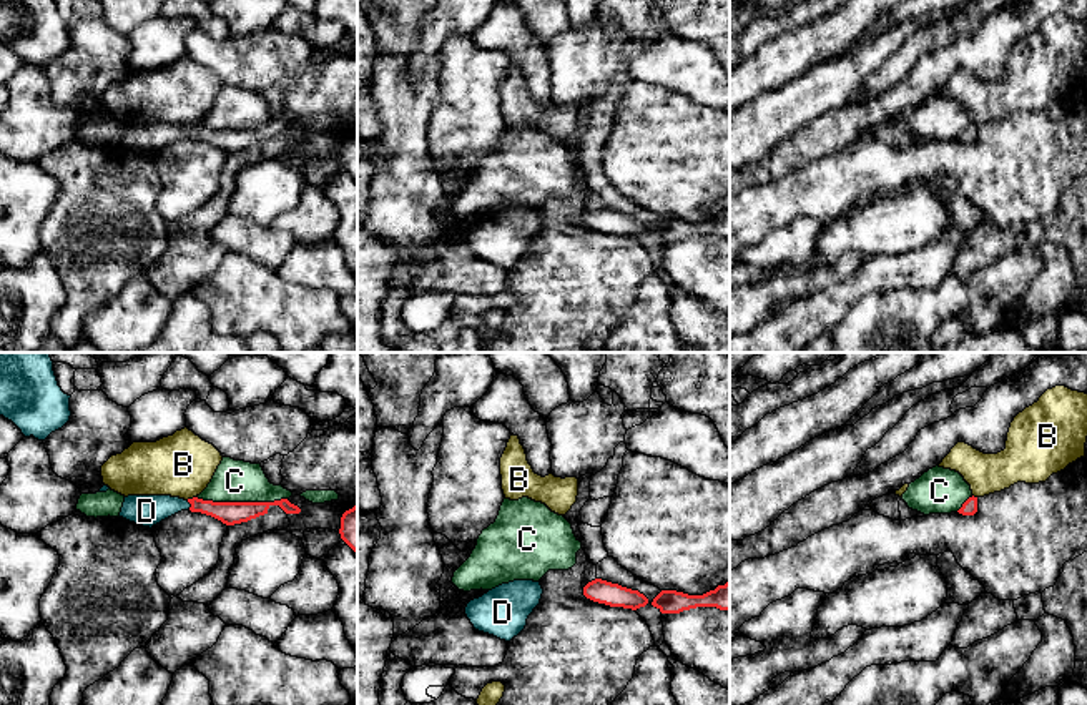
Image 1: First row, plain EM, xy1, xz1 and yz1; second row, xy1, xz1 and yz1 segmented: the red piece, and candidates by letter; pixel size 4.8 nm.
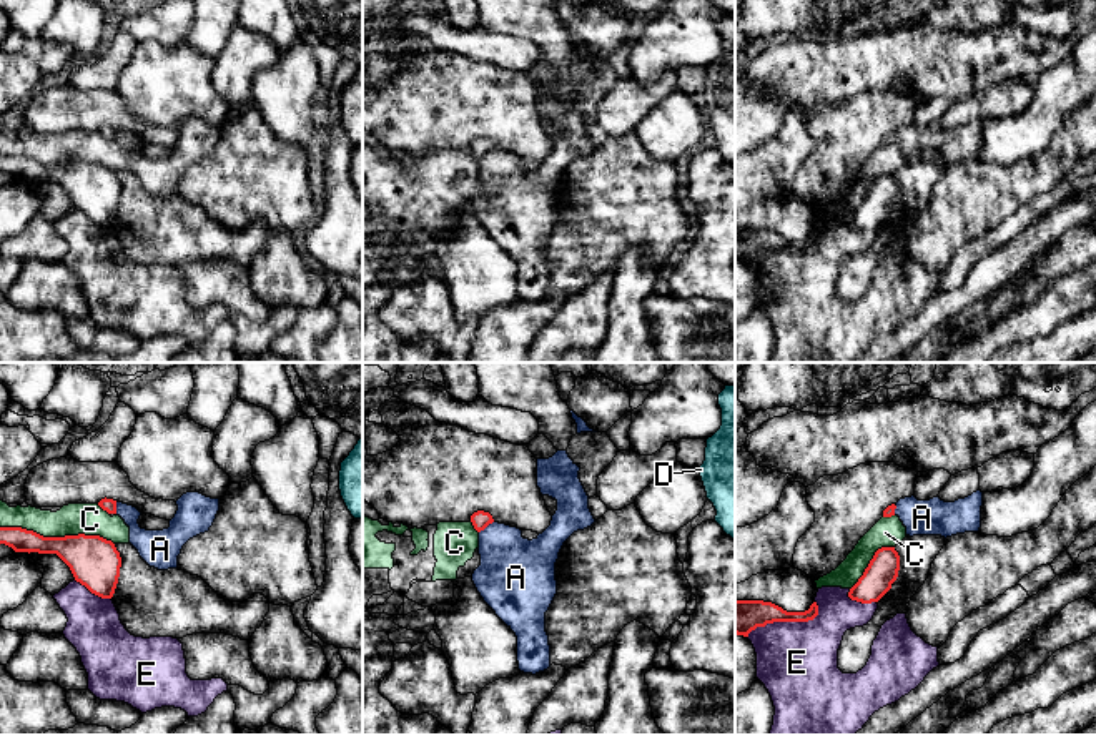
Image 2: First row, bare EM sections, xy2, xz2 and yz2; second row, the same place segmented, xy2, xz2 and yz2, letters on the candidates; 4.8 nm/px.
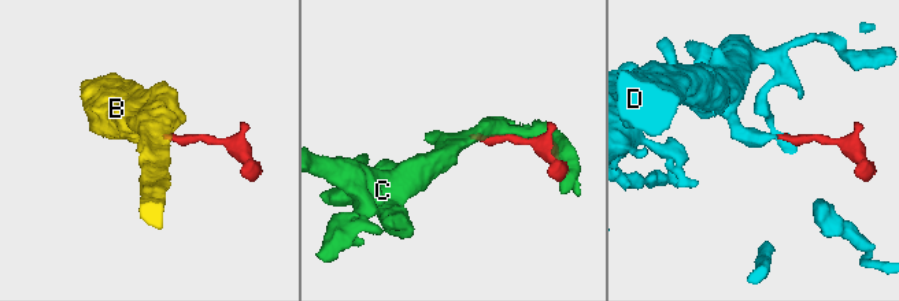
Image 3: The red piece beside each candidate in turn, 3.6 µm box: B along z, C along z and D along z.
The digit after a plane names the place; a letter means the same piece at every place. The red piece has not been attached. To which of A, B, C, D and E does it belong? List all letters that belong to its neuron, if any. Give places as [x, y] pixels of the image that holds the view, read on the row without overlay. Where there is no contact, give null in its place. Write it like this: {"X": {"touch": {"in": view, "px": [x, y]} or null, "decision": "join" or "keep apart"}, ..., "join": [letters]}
{"A": {"touch": {"in": "xz2", "px": [486, 153]}, "decision": "keep apart"}, "B": {"touch": {"in": "xy1", "px": [190, 127]}, "decision": "keep apart"}, "C": {"touch": {"in": "xy2", "px": [57, 165]}, "decision": "keep apart"}, "D": {"touch": {"in": "xy1", "px": [191, 133]}, "decision": "join"}, "E": {"touch": {"in": "yz2", "px": [785, 248]}, "decision": "keep apart"}, "join": ["D"]}

